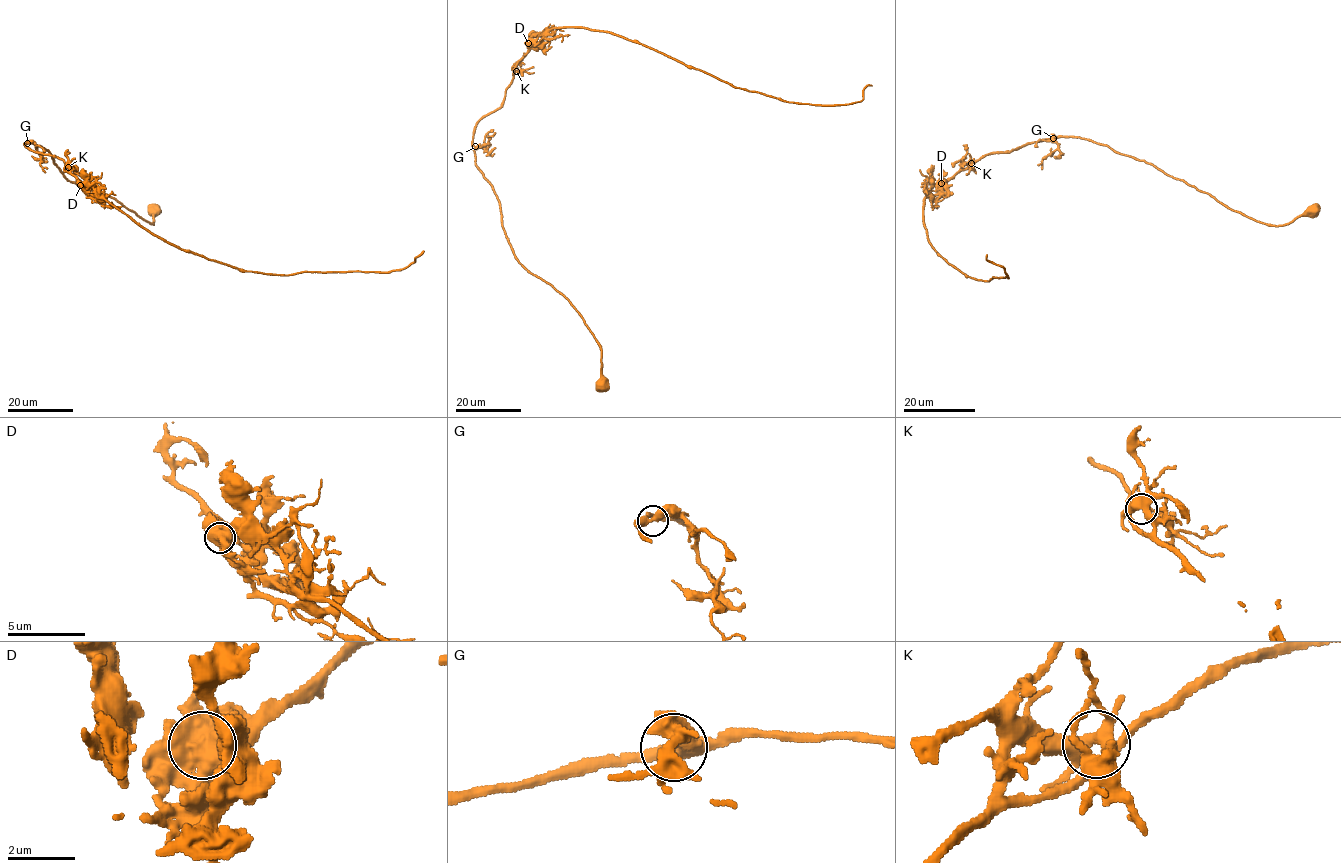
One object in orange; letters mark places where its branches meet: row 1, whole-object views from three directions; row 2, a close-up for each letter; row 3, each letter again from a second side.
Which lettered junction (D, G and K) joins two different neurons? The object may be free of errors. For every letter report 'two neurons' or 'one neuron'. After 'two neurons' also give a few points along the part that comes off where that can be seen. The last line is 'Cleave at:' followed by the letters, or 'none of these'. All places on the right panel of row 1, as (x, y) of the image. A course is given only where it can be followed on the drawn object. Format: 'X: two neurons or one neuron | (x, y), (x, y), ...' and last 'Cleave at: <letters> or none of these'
D: two neurons | (941, 183), (941, 196), (931, 198), (926, 195), (927, 178), (920, 170)
G: one neuron
K: one neuron
Cleave at: D

